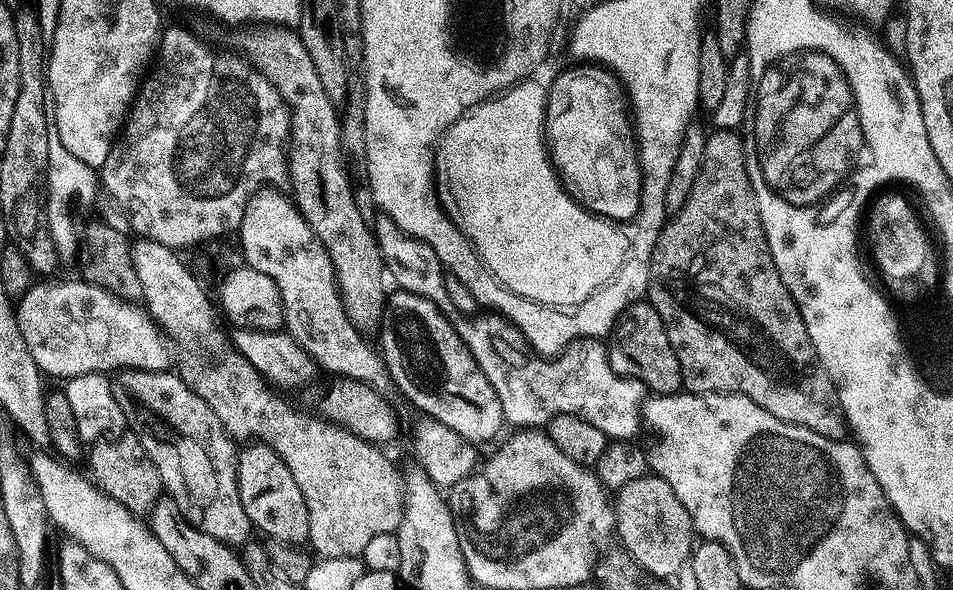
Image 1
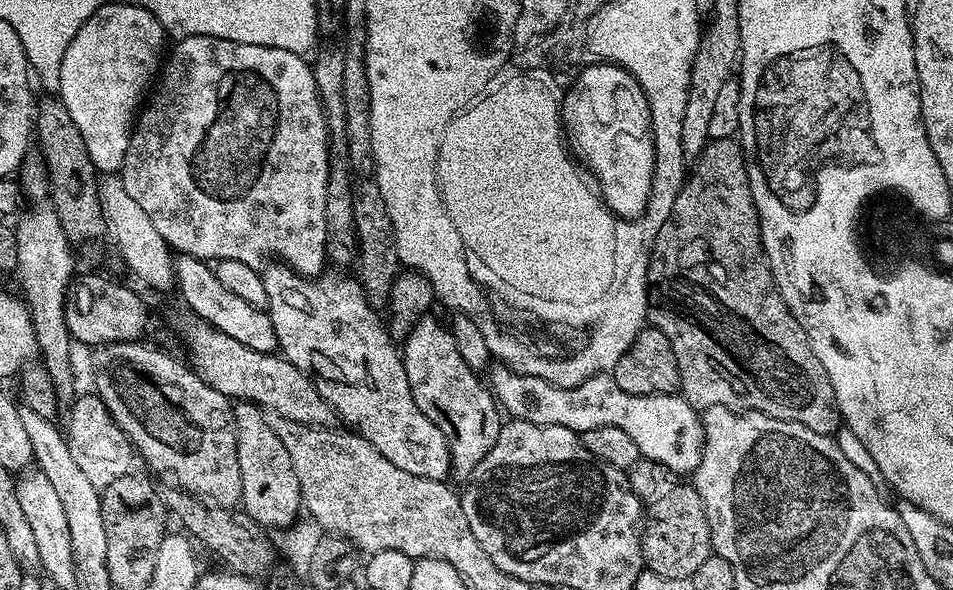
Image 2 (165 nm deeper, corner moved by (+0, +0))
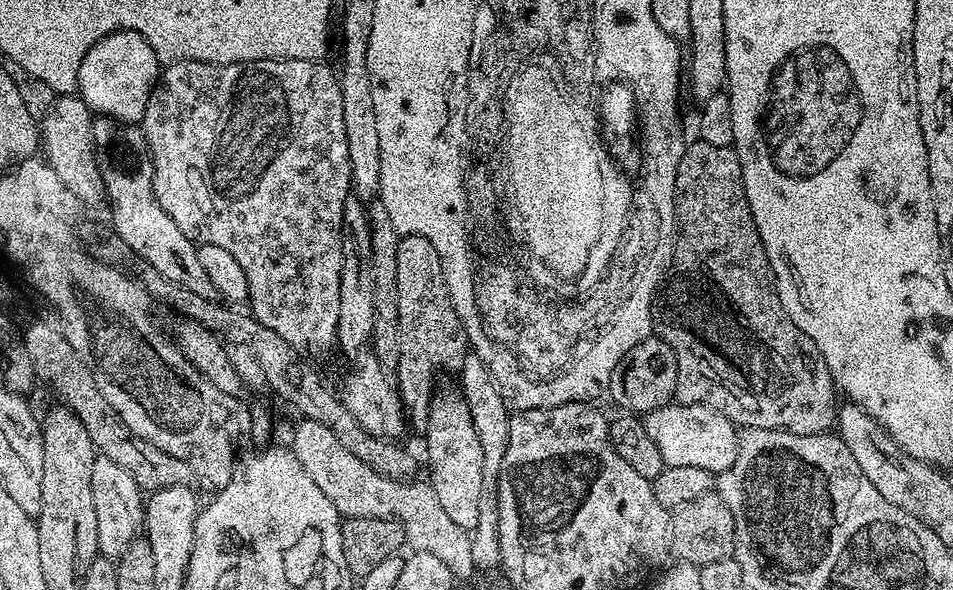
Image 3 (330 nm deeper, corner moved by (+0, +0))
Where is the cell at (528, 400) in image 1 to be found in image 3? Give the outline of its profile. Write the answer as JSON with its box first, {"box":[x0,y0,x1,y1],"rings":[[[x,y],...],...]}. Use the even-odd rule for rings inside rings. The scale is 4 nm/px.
{"box":[643,402,737,474],"rings":[[[673,402],[666,407],[645,413],[643,421],[648,435],[662,454],[665,467],[695,466],[719,474],[732,466],[737,458],[737,427],[716,408],[706,407],[704,404]]]}

